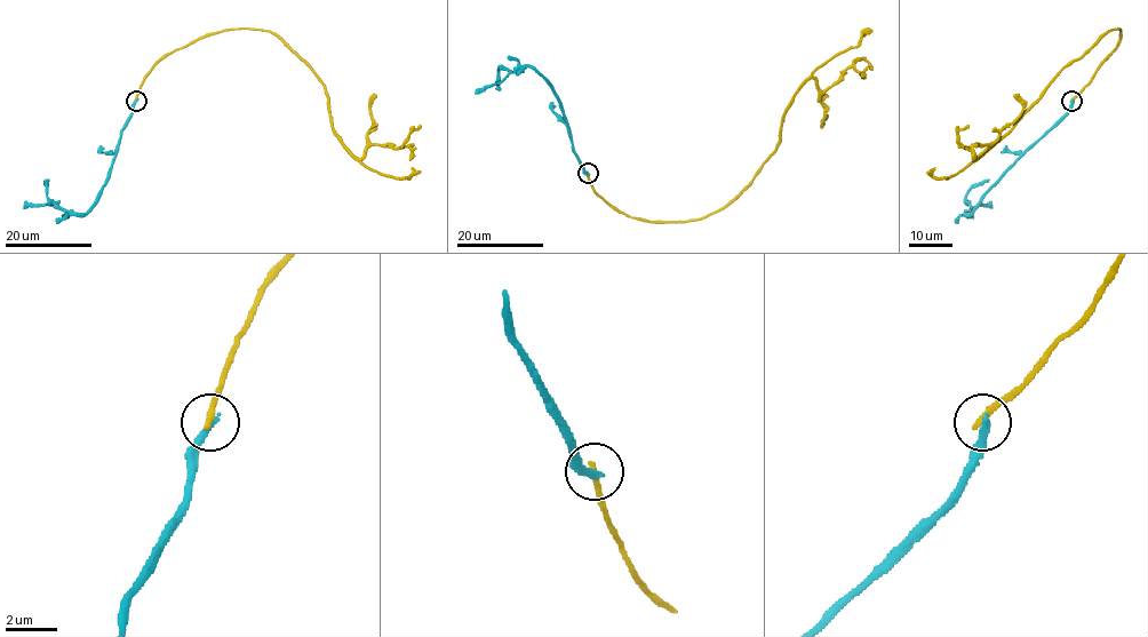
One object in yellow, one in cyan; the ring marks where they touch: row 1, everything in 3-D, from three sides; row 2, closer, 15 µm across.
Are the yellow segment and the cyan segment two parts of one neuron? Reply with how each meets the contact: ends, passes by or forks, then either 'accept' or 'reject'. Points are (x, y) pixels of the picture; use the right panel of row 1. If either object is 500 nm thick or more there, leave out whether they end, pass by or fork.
yellow ends there; cyan ends there; reject

